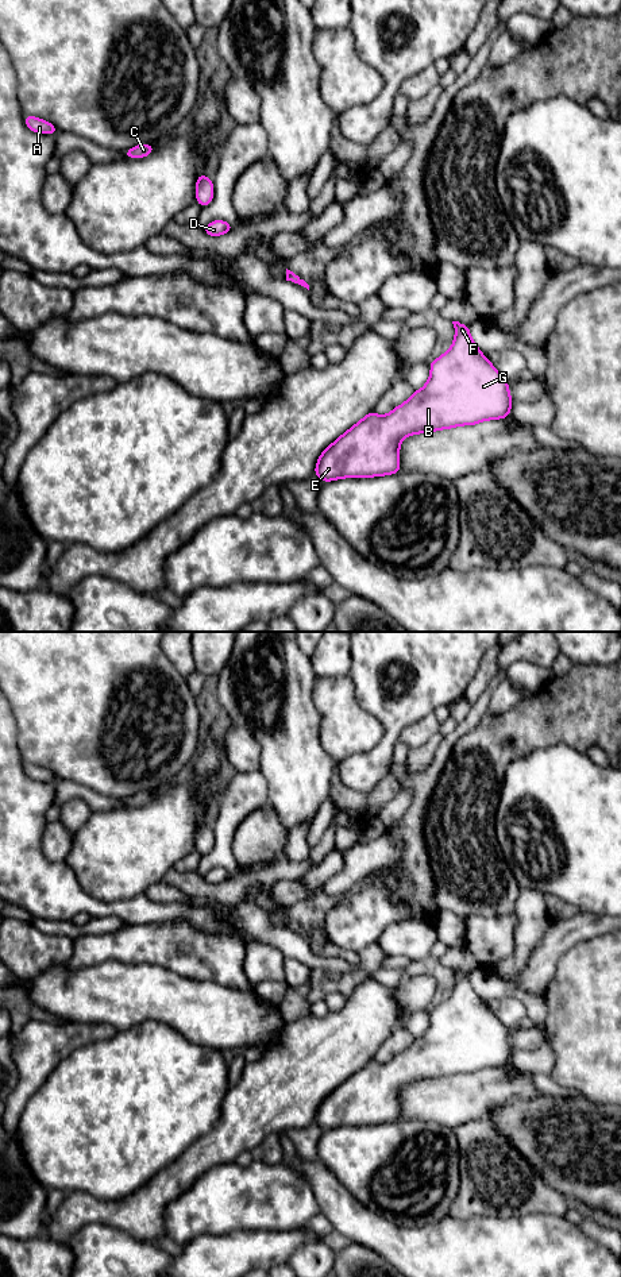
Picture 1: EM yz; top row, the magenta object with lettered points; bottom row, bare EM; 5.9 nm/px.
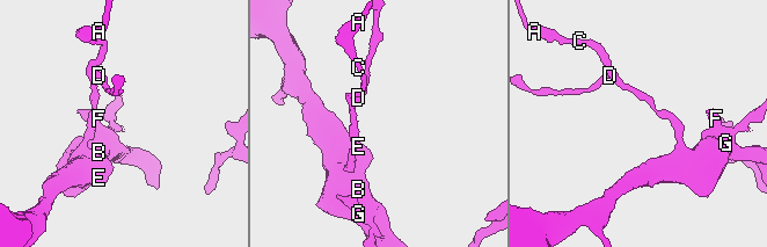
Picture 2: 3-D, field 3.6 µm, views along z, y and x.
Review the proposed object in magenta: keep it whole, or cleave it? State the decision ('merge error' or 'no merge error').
no merge error

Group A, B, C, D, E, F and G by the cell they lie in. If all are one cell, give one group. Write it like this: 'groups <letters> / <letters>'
groups A B C D E F G

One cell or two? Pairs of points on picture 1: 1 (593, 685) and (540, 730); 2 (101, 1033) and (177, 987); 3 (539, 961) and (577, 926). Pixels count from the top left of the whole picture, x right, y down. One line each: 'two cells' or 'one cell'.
1: one cell
2: two cells
3: one cell

